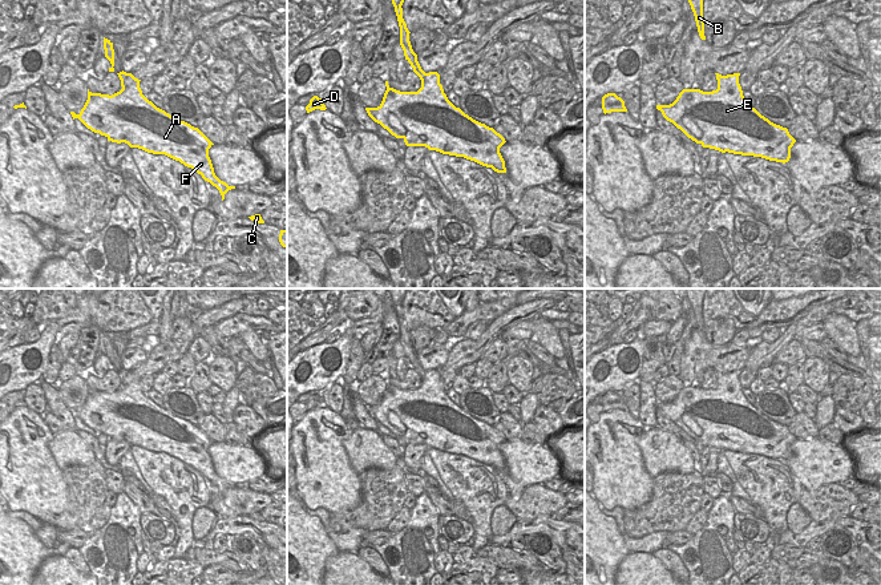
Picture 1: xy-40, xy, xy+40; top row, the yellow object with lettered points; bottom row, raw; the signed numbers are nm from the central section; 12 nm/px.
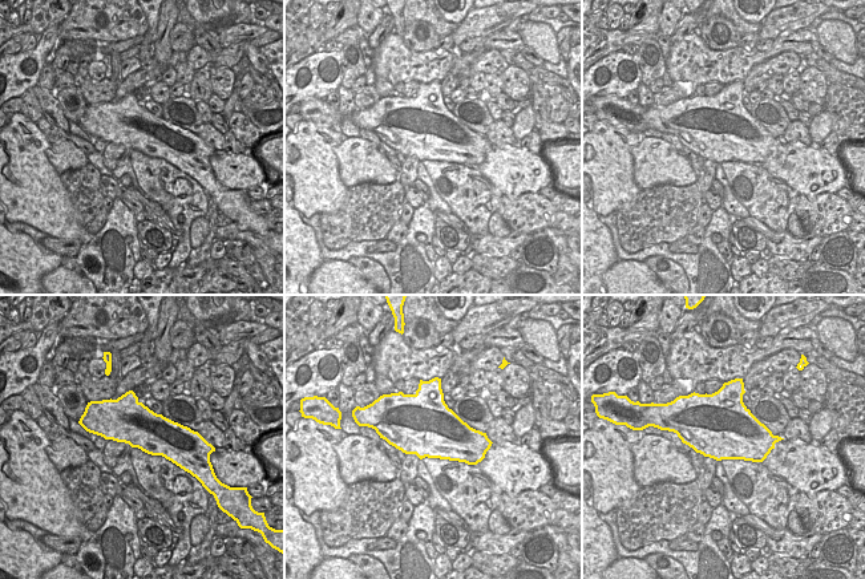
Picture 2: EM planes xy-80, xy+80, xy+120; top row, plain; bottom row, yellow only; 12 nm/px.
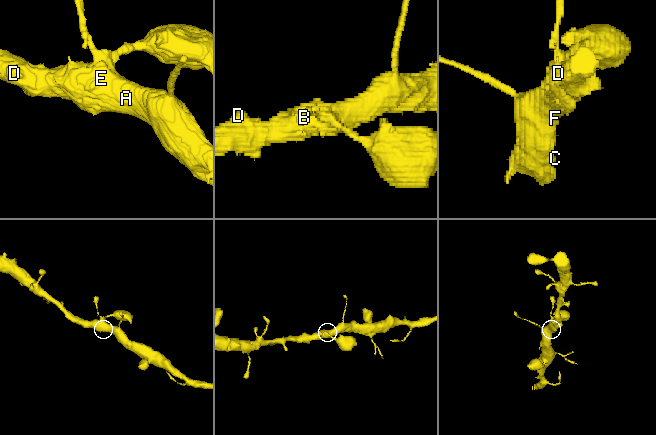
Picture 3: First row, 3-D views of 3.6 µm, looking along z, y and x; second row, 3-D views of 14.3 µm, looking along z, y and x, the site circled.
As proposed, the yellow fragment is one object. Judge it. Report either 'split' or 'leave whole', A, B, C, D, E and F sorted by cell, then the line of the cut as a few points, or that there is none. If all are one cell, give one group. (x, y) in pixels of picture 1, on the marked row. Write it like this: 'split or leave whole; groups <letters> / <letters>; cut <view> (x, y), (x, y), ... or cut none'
leave whole; groups A B C D E F; cut none

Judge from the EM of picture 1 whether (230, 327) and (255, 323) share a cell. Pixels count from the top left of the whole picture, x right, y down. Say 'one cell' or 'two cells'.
one cell

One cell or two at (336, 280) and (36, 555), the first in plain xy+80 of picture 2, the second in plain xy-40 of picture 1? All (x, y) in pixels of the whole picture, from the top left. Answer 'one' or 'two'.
two

